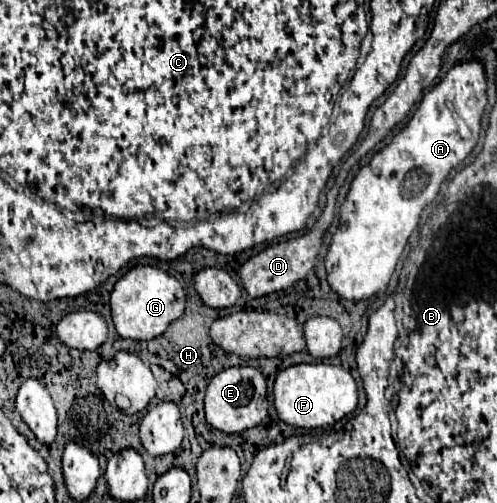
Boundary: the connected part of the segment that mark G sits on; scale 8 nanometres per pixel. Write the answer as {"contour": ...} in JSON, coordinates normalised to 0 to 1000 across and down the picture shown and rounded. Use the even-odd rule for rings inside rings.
{"contour":[[[274,527],[233,559],[221,583],[225,642],[241,670],[298,678],[322,670],[334,658],[334,650],[370,622],[370,598],[374,598],[370,571],[346,547],[318,531]]]}

